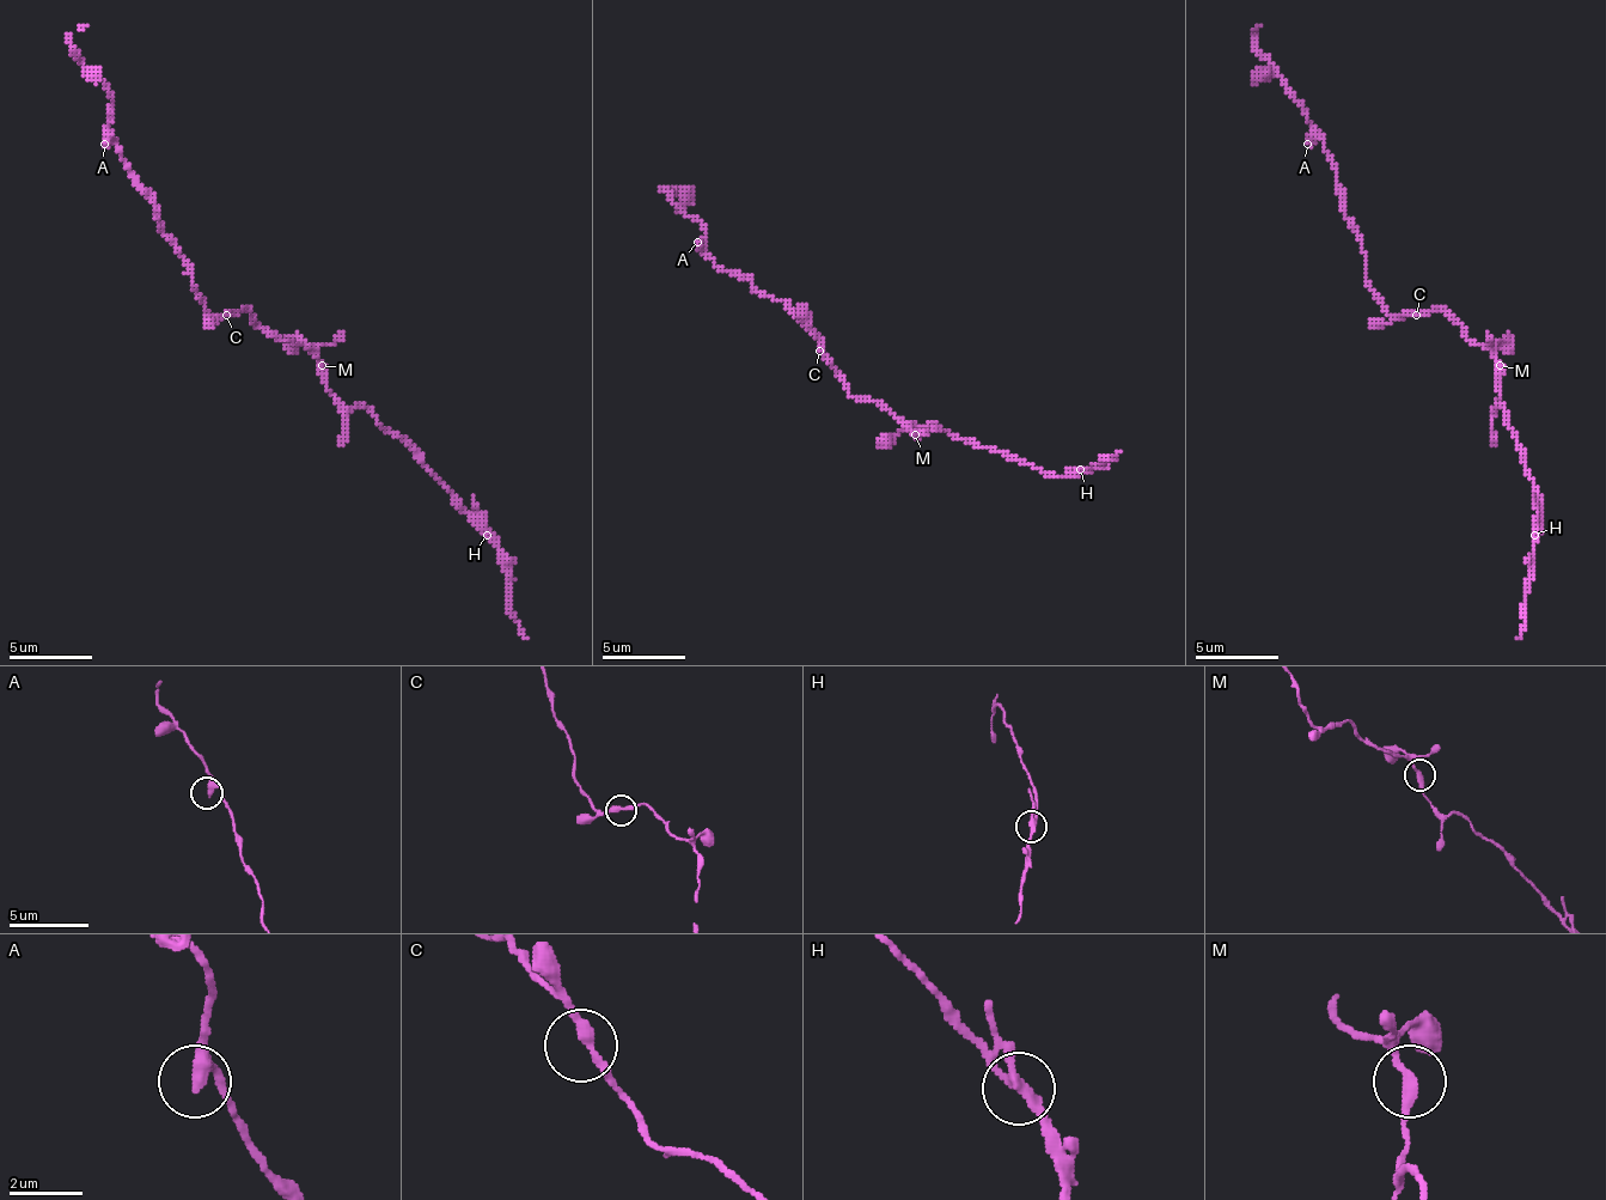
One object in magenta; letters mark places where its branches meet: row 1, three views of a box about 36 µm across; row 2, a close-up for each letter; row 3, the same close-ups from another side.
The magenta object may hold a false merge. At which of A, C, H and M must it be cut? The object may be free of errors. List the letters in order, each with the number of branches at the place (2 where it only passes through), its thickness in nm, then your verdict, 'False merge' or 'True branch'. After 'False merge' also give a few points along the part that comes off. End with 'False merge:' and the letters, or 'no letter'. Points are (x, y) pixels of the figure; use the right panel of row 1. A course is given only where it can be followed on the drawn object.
A: Branches: 2. Thickness 320 nm. True branch
C: Branches: 2. Thickness 280 nm. True branch
H: Branches: 2. Thickness 280 nm. False merge. Course of the part to remove: (1533, 534), (1525, 617), (1516, 638)
M: Branches: 2. Thickness 280 nm. True branch
False merge: H

